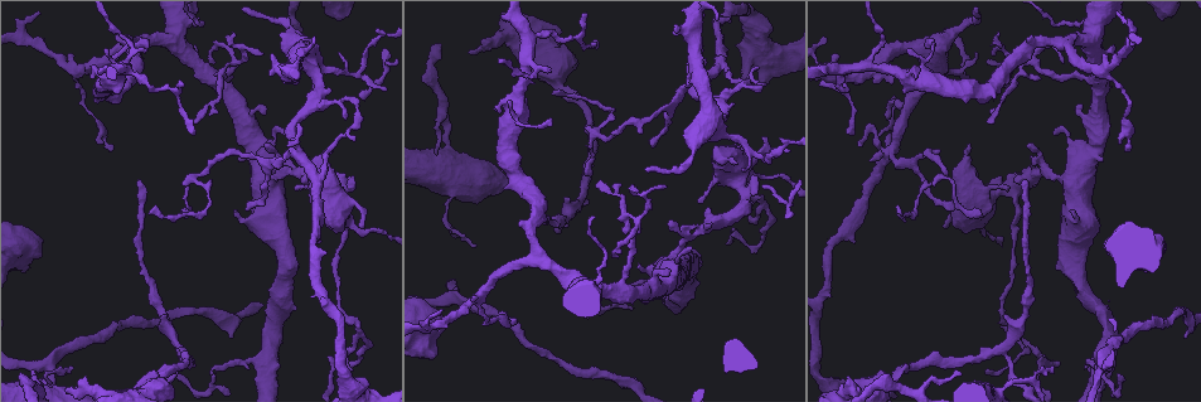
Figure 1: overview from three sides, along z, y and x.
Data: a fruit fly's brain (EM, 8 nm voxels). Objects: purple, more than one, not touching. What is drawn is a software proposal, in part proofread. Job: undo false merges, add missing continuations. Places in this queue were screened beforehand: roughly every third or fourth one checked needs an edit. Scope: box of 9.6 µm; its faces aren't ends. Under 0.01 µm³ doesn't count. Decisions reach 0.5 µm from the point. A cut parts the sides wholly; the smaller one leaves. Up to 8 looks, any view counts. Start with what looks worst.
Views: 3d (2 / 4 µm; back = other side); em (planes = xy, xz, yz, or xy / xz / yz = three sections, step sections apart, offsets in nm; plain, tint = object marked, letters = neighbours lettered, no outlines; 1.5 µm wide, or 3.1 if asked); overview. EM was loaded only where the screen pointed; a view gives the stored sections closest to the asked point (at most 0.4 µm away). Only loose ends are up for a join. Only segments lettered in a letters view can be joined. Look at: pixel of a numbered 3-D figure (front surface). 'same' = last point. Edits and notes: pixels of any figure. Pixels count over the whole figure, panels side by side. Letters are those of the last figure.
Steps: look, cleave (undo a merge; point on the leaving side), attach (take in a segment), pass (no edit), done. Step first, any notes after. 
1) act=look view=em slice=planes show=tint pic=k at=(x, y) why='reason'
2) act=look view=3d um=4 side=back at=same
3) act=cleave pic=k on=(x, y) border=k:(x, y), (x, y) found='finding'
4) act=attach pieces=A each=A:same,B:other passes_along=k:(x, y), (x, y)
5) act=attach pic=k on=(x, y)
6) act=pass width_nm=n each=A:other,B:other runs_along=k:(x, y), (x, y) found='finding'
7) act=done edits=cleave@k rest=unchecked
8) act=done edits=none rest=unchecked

act=look view=3d um=4 pic=1 at=(691, 86) why='an open end'

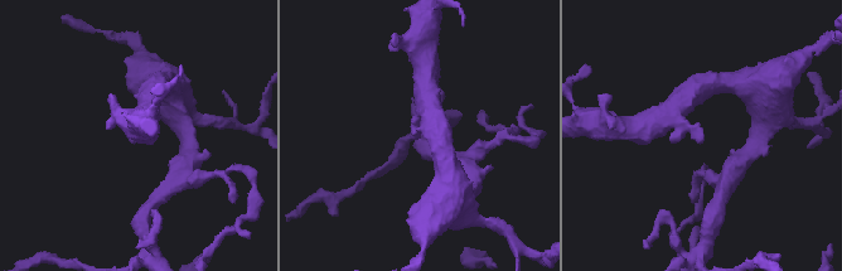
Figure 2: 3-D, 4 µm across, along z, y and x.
act=look view=em slice=xy step=4 show=letters pic=2 at=(132, 140)

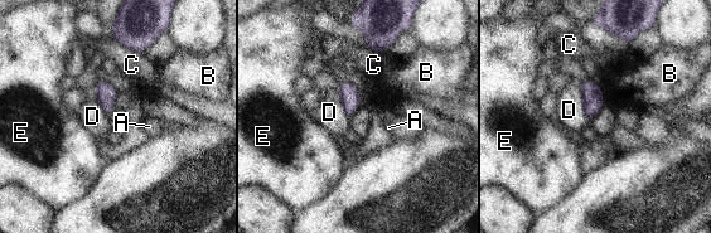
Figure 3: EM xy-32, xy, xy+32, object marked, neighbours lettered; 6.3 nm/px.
act=look view=em slice=planes show=letters at=same

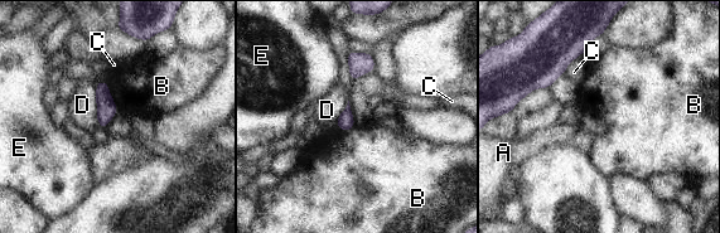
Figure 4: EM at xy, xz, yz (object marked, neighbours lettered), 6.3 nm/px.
act=pass longest_contact=D:280nm each=A:other,B:other,C:other,D:other,E:other found='no lettered segment goes on from it'

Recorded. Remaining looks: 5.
act=look view=3d um=4 pic=1 at=(996, 35) why='thin end'

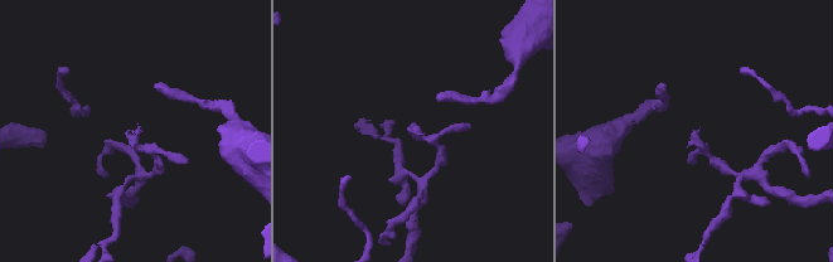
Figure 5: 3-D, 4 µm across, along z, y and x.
act=look view=em slice=xz step=4 show=letters pic=5 at=(411, 129)

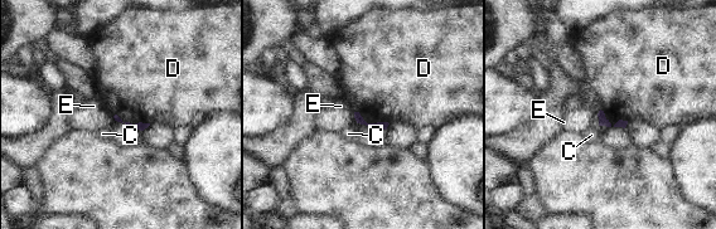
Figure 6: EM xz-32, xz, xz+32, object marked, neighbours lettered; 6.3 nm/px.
act=pass each=C:other,D:other,E:other border=6:(112, 116), (124, 122), (150, 123) found='none of them fits'

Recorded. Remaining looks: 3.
act=look view=em slice=planes show=letters pic=1 at=(599, 138) why='three-way junction'

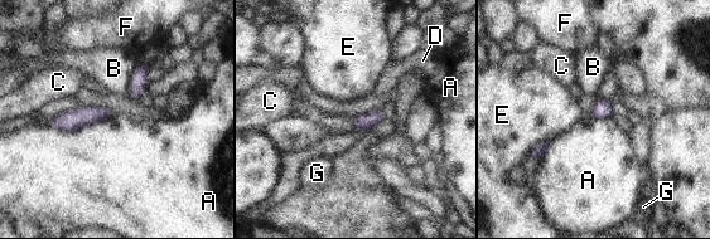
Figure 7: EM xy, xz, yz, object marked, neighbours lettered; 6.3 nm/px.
act=pass longest_contact=A:420nm each=A:other,B:other,C:other,D:other,E:other,F:other,G:other found='continuous, no second neuron'

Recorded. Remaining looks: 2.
act=done edits=none rest=unchecked

